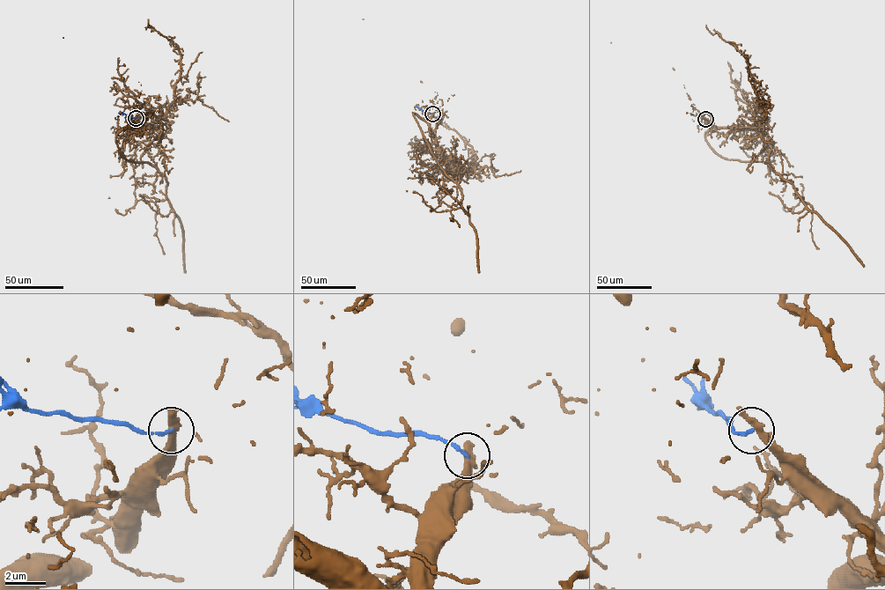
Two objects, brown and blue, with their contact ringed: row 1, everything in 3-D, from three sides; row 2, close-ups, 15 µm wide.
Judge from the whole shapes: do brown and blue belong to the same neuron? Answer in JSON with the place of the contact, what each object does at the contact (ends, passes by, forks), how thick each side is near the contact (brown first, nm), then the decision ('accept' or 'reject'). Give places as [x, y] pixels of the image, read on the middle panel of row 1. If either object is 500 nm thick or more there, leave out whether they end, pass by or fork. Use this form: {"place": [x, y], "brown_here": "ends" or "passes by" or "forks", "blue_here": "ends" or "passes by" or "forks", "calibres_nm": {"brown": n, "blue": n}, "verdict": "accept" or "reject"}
{"place": [432, 114], "brown_here": "forks", "blue_here": "ends", "calibres_nm": {"brown": 280, "blue": 170}, "verdict": "reject"}

